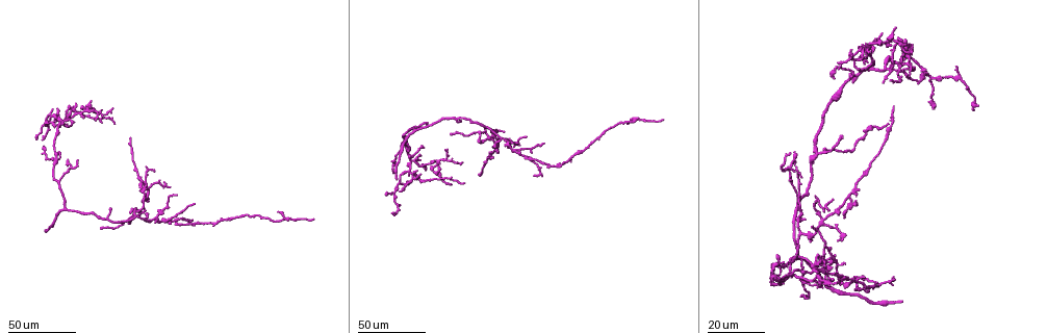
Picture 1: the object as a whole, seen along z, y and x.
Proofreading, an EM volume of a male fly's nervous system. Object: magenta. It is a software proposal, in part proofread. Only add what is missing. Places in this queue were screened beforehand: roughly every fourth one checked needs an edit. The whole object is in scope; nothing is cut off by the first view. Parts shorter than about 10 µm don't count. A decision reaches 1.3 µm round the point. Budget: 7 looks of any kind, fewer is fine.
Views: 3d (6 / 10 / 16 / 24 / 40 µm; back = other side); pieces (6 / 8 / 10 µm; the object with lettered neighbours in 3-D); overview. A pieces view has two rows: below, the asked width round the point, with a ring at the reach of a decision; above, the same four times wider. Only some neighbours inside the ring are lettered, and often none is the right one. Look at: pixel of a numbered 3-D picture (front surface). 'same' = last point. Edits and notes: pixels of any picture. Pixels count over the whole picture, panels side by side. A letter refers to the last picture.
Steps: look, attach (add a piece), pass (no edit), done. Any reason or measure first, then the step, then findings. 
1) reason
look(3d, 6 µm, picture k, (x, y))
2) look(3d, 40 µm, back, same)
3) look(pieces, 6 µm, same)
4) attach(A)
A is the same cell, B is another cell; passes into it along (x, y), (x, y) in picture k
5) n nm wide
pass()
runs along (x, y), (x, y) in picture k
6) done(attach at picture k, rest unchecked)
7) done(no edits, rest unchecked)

free end
look(3d, 24 µm, picture 1, (311, 219))

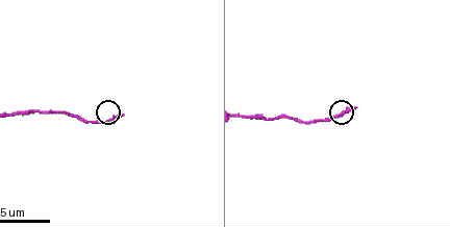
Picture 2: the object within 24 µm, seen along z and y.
look(pieces, 10 µm, picture 2, (353, 108))

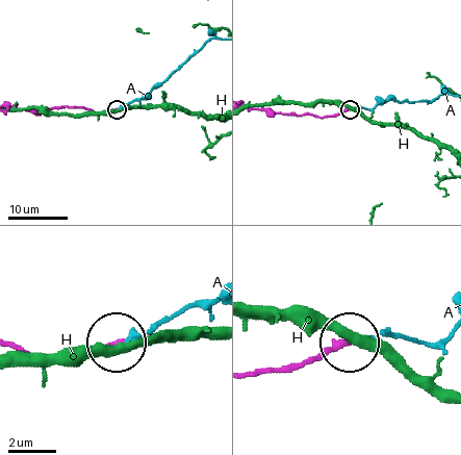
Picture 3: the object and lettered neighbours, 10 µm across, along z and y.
attach(A)
A is the same cell, H is another cell; it goes on there

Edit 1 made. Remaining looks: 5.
look(overview)

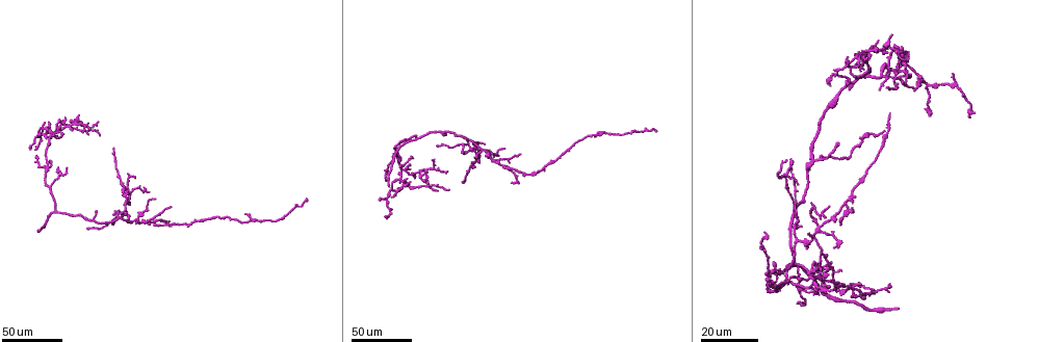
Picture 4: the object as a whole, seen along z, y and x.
an open end
look(3d, 40 µm, picture 4, (245, 215))

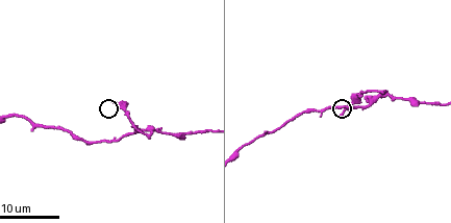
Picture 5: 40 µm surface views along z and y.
zoom in
look(3d, 10 µm, picture 5, (107, 100))

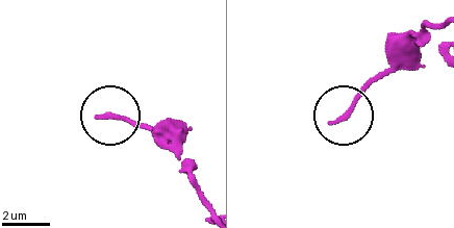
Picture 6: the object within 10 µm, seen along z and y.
see the neighbours
look(pieces, 8 µm, picture 6, (331, 123))

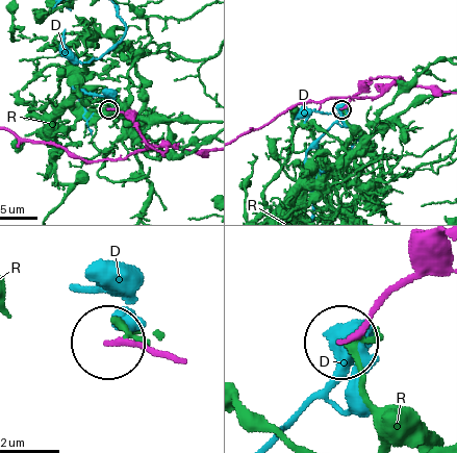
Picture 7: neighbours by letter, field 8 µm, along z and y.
230 nm wide
pass()
D and R are other cells; runs along (127, 156), (164, 148), (152, 148), (131, 118), (108, 109) in picture 7; none of them fits

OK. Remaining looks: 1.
done(attach at picture 3, rest unchecked)

